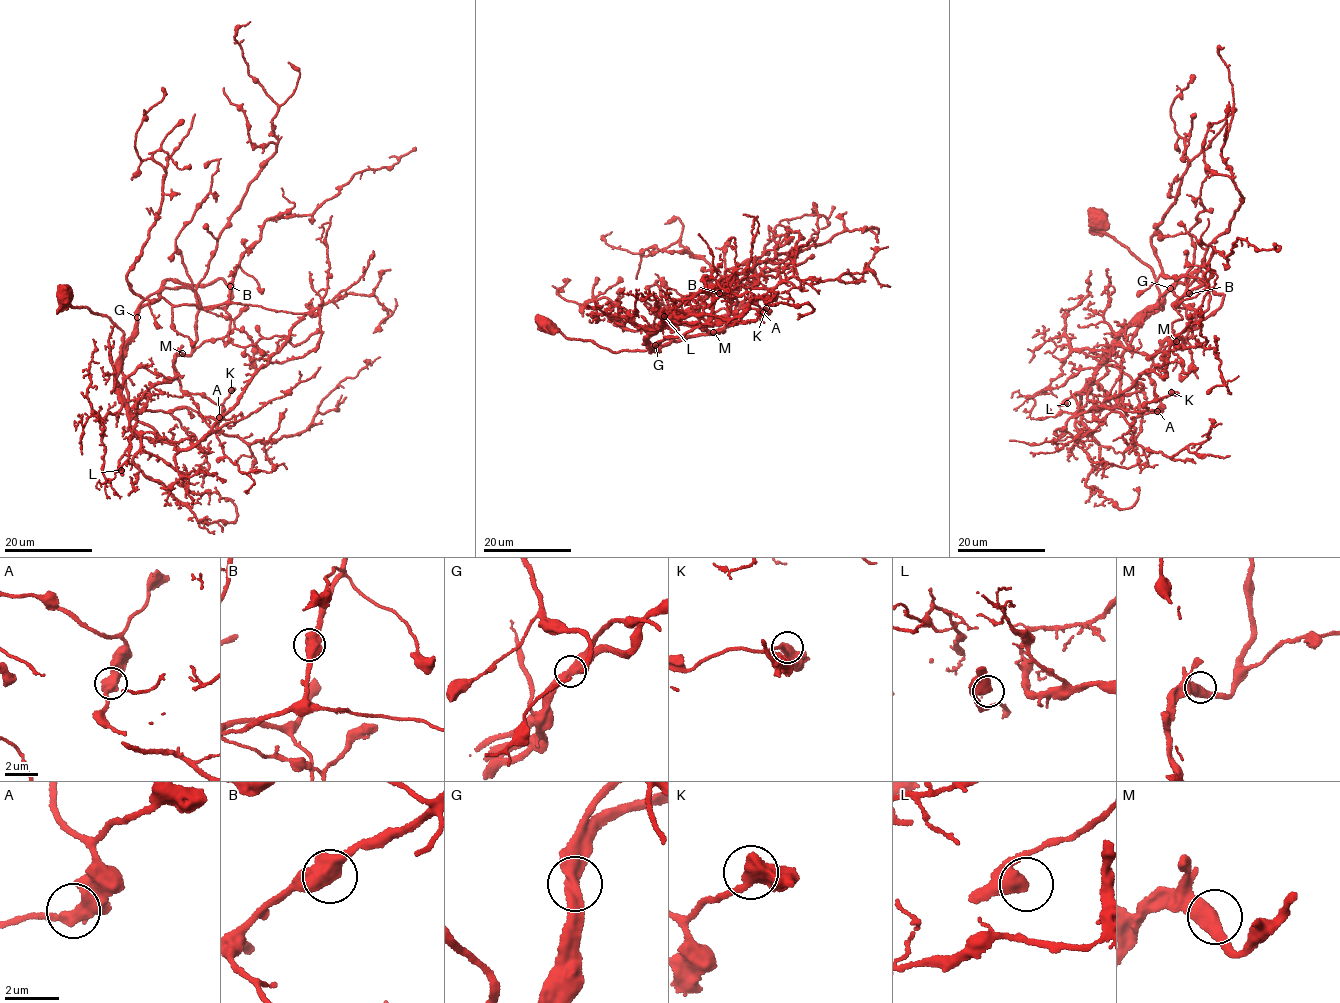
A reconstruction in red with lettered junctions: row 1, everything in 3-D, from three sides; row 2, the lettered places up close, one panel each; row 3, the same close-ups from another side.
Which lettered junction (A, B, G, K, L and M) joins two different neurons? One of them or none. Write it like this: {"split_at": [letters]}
{"split_at": ["G"]}

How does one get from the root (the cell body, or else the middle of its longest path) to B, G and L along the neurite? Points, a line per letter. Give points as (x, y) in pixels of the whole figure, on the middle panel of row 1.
B: (542, 326), (613, 352), (650, 352), (671, 336), (714, 332), (740, 319), (712, 314), (716, 287), (719, 293)
G: (542, 326), (567, 338), (589, 339), (613, 352), (650, 352), (655, 346)
L: (542, 326), (613, 352), (650, 352), (645, 339), (665, 323), (674, 325), (662, 322), (664, 316)

